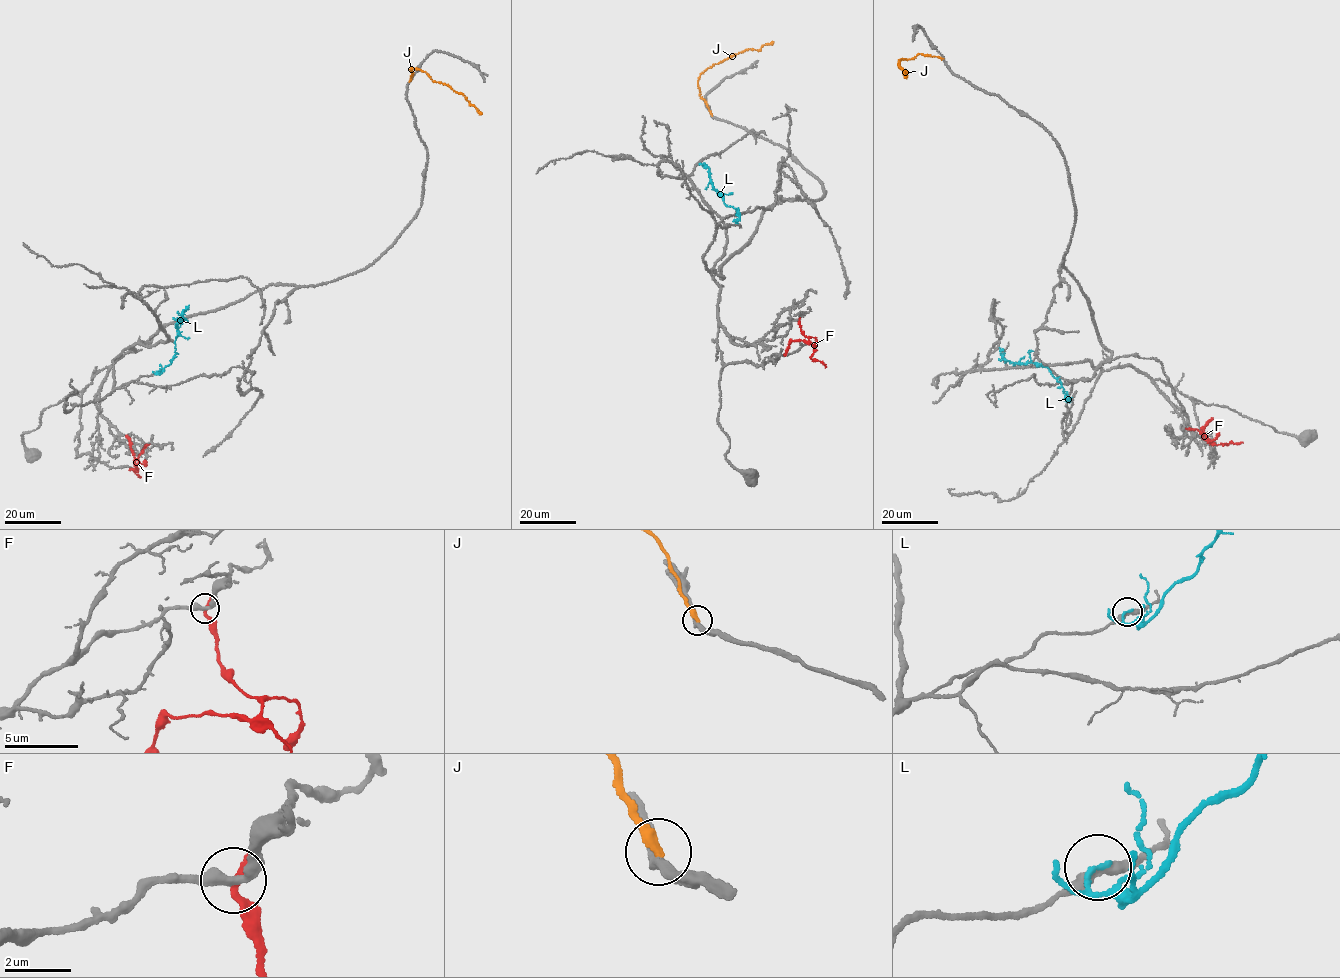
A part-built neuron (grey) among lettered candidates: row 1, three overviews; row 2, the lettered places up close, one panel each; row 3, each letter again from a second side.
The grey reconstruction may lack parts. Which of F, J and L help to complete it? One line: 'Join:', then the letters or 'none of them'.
Join: none of them

